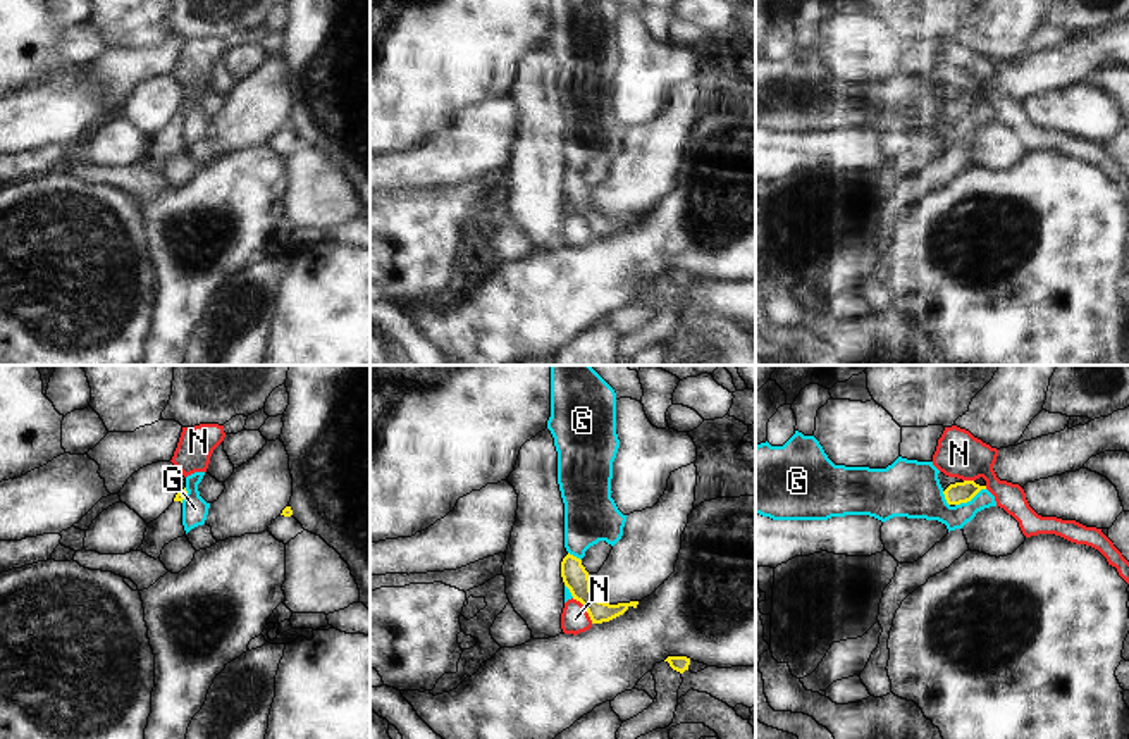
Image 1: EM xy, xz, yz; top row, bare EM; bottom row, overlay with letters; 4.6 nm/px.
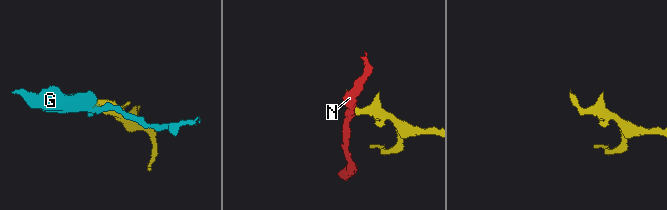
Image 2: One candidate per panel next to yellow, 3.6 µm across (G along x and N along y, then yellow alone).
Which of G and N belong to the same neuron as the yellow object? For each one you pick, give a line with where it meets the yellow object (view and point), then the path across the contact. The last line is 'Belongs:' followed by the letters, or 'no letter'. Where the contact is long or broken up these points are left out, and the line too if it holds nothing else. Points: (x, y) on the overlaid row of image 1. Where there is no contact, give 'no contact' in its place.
Belongs: no letter

